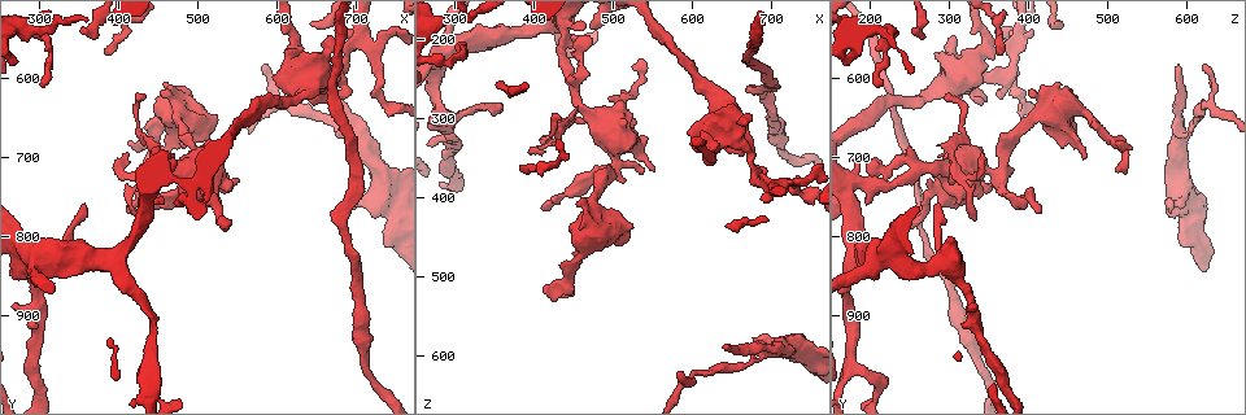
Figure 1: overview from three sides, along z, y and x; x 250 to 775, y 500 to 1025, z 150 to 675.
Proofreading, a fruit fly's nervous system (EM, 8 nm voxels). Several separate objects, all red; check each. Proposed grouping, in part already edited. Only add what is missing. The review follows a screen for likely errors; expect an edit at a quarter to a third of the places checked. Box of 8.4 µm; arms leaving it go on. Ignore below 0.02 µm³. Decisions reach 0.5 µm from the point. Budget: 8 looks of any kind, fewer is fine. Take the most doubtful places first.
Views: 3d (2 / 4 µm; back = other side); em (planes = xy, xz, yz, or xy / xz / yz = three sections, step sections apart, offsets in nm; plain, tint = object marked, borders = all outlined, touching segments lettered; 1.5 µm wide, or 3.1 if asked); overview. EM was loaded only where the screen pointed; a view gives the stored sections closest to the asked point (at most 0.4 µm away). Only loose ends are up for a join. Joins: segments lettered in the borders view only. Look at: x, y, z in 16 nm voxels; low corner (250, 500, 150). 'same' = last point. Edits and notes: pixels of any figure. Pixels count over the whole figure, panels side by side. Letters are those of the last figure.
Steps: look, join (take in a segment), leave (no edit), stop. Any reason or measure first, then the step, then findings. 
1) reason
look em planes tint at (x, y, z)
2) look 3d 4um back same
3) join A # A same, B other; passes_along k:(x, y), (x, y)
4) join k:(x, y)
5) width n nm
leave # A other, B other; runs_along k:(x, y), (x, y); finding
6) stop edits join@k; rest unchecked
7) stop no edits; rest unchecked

tapers out
look 3d 4um at (640, 585, 590)

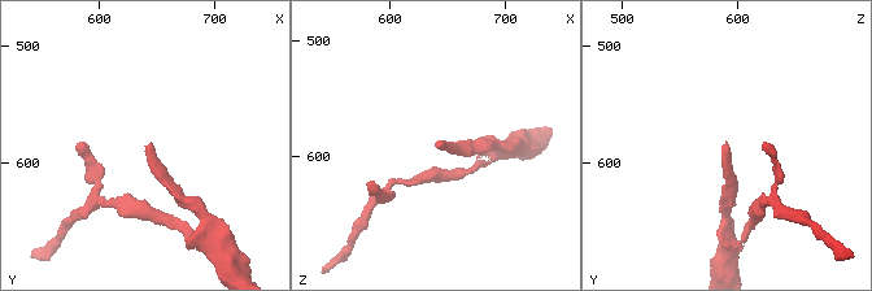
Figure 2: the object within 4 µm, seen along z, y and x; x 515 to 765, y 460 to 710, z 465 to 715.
shape alone is not enough
look em planes borders at (642, 584, 588)

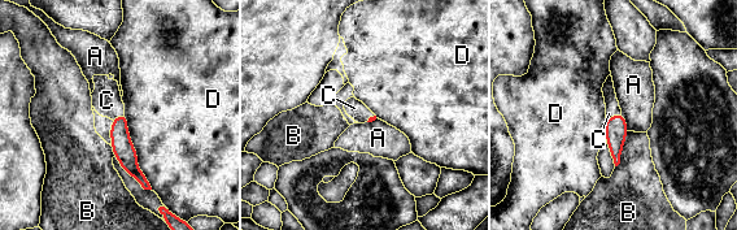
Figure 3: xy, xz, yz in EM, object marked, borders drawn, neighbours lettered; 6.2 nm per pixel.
join C # A other, B other, C same, D other; the neuron continues

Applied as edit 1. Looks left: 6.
look overview

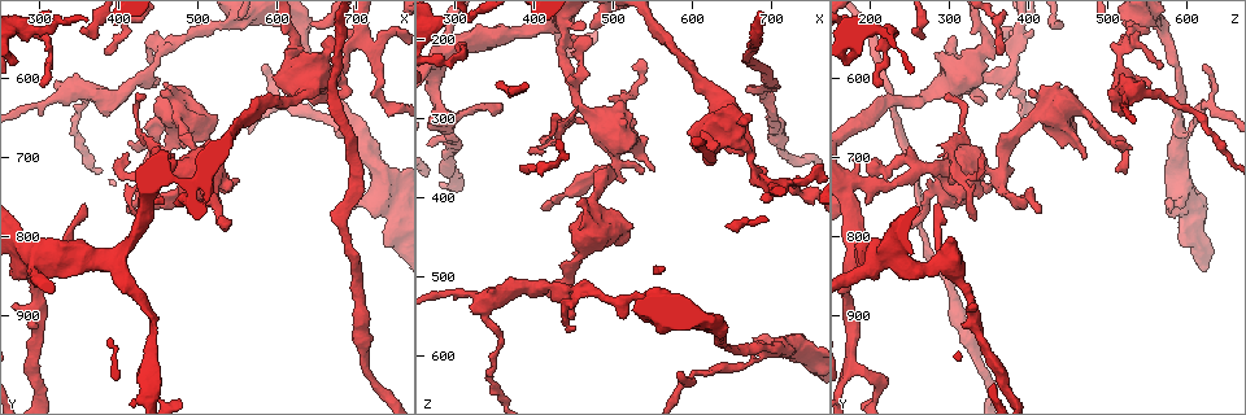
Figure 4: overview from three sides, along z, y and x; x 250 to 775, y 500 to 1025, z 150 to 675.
tapers out
look em xy step 4 tint at (410, 770, 410)

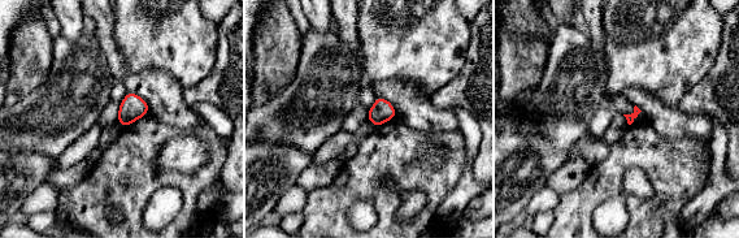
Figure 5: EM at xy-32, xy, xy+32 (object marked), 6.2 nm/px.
another direction
look em planes tint same

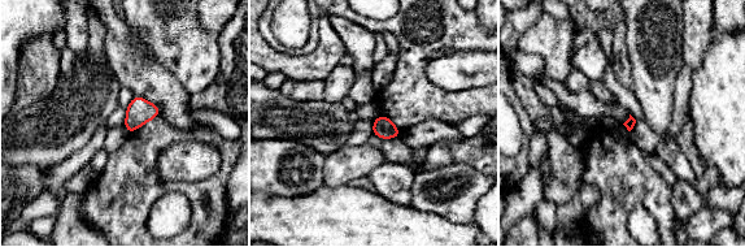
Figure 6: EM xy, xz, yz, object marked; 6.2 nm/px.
look em planes borders same

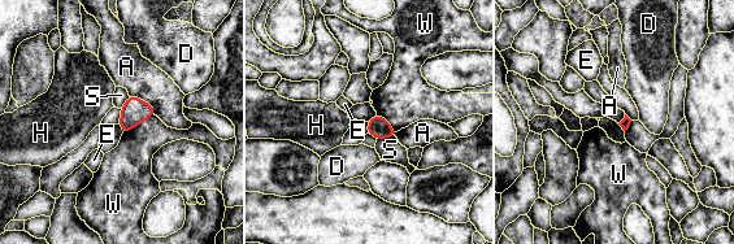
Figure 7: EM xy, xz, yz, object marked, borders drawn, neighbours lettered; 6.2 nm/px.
longest_contact W 240 nm
leave # A other, D other, E other, H other, S other, W other; border 7:(153, 114), (122, 134); none of them fits

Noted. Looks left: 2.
branch stops here
look em planes plain at (460, 615, 410)

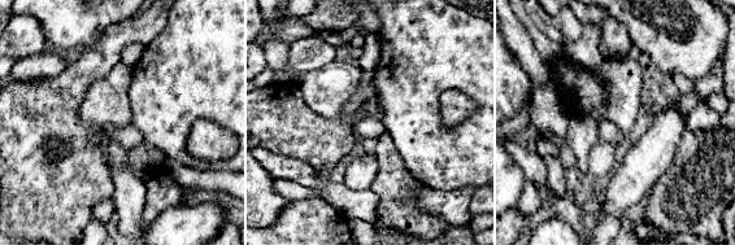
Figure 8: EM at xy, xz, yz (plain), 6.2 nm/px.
look em planes borders same

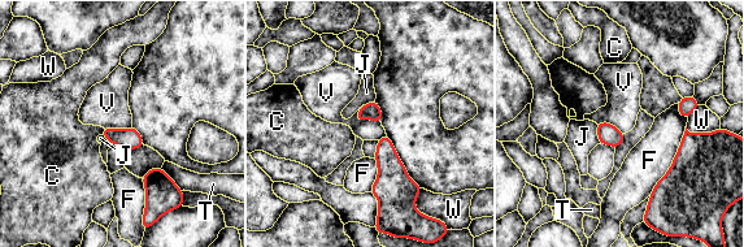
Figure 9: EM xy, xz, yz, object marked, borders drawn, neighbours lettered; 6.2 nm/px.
width 110 nm
leave # C other, F other, J other, T other, V other, W other; border 9:(356, 112), (357, 120), (381, 124); no lettered segment goes on from it

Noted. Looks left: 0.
stop edits join@3; rest unchecked

